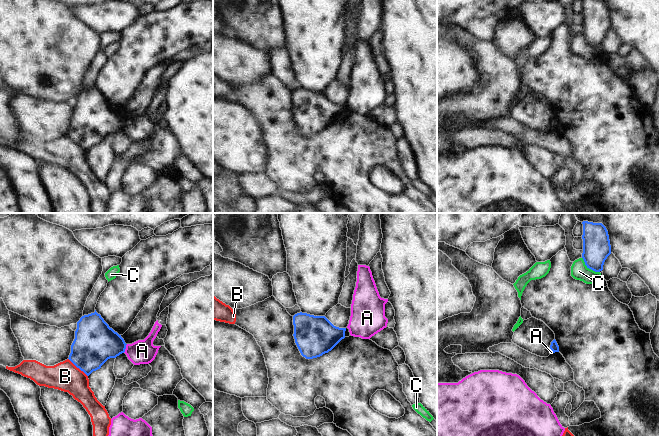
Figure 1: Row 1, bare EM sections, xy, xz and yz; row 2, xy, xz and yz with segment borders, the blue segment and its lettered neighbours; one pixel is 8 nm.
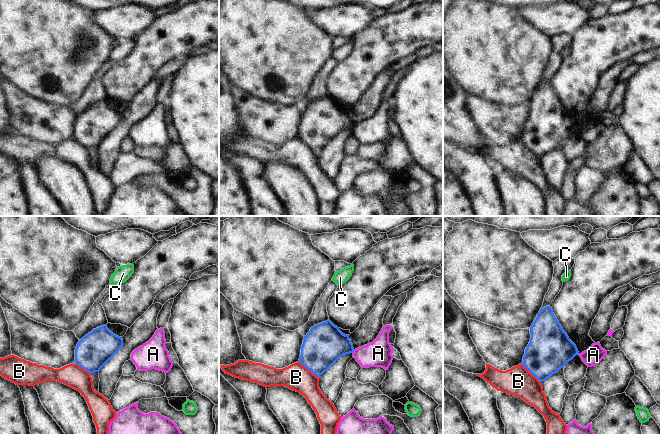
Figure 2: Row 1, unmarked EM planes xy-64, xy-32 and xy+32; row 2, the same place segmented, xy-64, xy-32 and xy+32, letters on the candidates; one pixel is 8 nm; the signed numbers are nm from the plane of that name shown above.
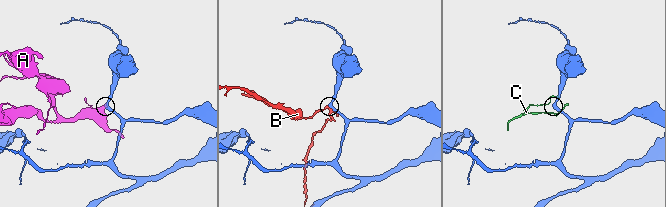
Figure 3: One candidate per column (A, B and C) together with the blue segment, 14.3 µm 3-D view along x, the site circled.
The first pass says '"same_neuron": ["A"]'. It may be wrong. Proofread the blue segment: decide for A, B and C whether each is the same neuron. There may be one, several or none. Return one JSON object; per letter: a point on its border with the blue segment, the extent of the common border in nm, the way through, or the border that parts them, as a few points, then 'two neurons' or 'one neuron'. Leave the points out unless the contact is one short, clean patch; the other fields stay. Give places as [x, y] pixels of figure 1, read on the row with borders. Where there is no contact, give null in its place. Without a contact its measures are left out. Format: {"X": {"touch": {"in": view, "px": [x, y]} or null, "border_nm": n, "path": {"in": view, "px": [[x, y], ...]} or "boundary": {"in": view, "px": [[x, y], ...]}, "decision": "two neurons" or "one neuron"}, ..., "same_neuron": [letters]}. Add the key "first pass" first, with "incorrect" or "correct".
{"first pass": "incorrect", "A": {"touch": {"in": "xy", "px": [125, 348]}, "border_nm": 80, "boundary": {"in": "xy", "px": [[127, 344], [123, 352]]}, "decision": "two neurons"}, "B": {"touch": {"in": "xy", "px": [78, 367]}, "border_nm": 220, "decision": "two neurons"}, "C": {"touch": {"in": "yz", "px": [589, 268]}, "border_nm": 190, "boundary": {"in": "yz", "px": [[582, 257], [589, 268], [599, 272]]}, "decision": "two neurons"}, "same_neuron": []}

